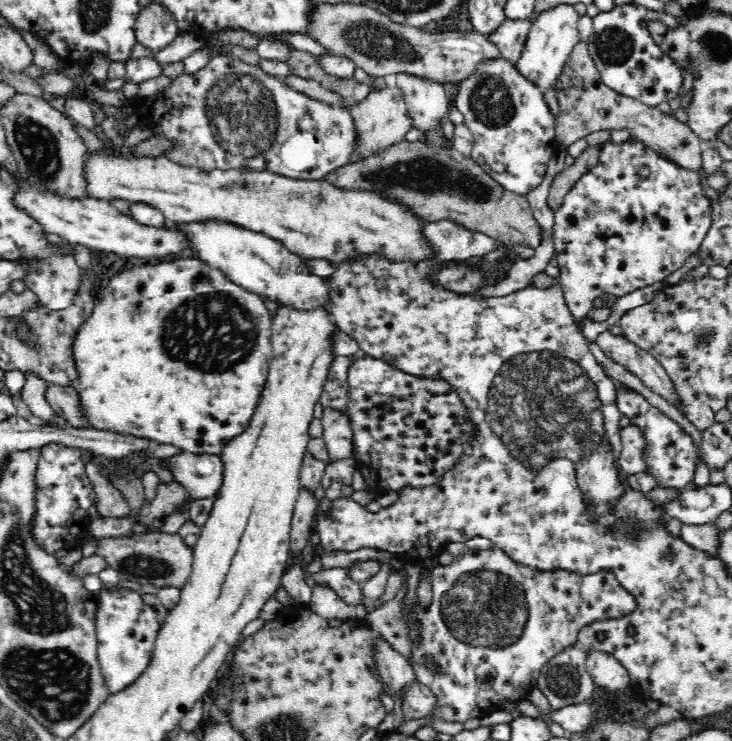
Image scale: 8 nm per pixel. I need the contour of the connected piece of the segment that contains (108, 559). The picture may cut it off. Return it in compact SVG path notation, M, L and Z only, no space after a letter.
M163 530L157 533L131 533L110 538L95 538L95 555L104 559L106 566L114 568L120 579L132 580L138 584L152 583L157 588L162 586L177 586L190 576L193 563L191 548L184 544L180 535L167 533Z

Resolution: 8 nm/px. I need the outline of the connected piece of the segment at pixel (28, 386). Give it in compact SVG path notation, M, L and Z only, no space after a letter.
M30 370L24 373L26 382L18 394L22 401L28 406L34 417L40 417L43 420L53 418L54 411L48 403L48 390L52 382L46 381L40 377L40 373L34 373Z

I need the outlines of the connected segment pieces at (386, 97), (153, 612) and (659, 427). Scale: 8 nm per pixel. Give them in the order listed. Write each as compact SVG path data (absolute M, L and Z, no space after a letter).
M385 84L380 85L371 91L364 102L357 104L349 111L356 117L357 127L360 128L361 136L364 136L361 150L358 154L354 154L353 161L370 152L376 152L376 150L392 146L393 143L403 141L408 130L415 126L413 116L409 113L405 92L398 85L394 88L388 88Z
M105 586L95 595L97 659L107 687L115 693L129 687L149 667L158 633L165 626L169 610L160 602L145 604L142 594L133 588Z
M619 388L618 405L622 413L631 418L631 422L646 430L646 439L650 441L650 453L652 453L649 471L660 477L660 487L681 487L684 489L686 482L694 476L695 461L698 455L693 440L676 421L665 416L658 408L652 407L635 391Z

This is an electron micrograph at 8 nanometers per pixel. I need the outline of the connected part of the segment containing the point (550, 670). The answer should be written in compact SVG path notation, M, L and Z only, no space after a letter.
M579 646L564 651L541 672L536 687L548 698L554 711L582 704L594 696L597 684L584 665L585 654Z

